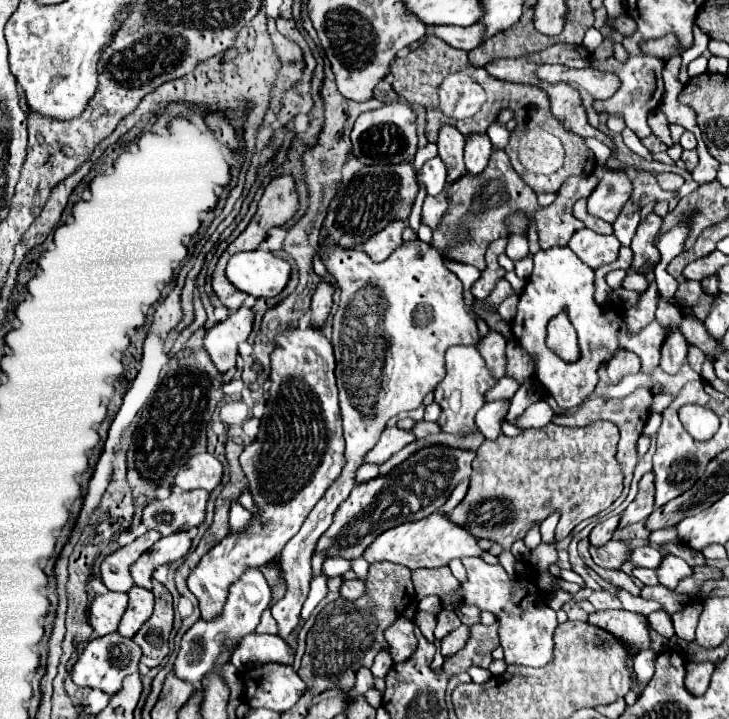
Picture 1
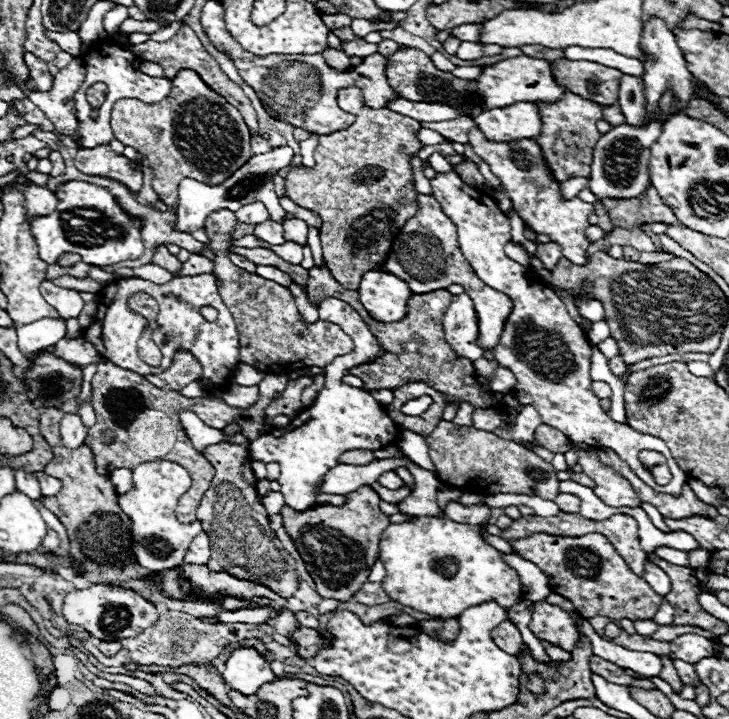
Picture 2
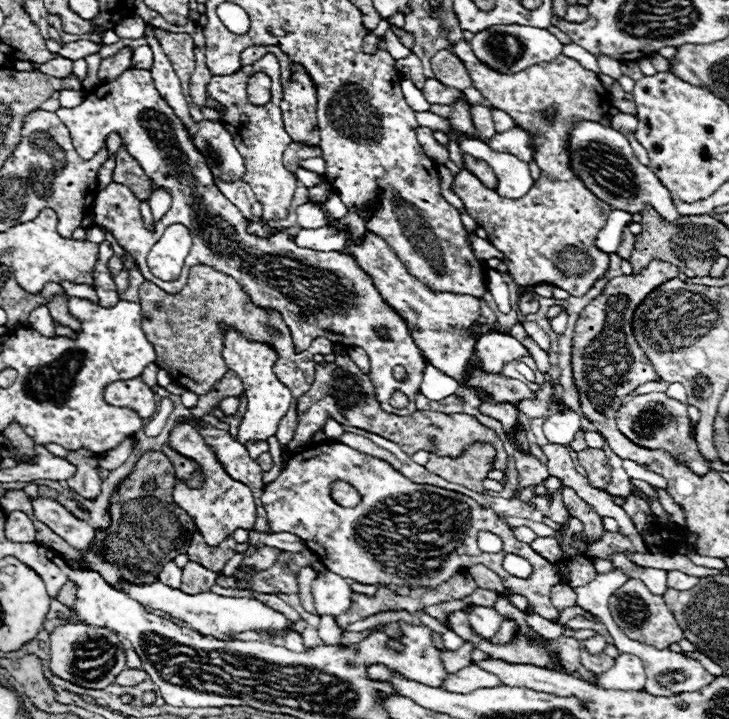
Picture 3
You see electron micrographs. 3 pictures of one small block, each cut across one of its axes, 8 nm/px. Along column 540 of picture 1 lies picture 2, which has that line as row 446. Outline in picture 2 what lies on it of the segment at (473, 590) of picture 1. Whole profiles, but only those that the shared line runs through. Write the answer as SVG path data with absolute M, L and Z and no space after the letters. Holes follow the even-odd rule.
M448 172L448 174L436 174L432 182L432 194L434 198L440 202L444 214L456 224L458 228L458 242L460 242L460 250L464 254L464 258L470 262L470 266L476 270L476 276L492 286L494 290L500 290L504 294L508 294L514 302L514 308L504 324L504 330L502 330L502 338L500 338L500 344L492 350L492 352L486 352L484 356L488 360L496 360L498 364L502 364L504 368L508 368L510 372L514 372L518 384L514 386L514 394L516 398L526 406L534 406L540 416L542 416L542 422L544 424L550 424L554 428L558 428L562 434L568 436L570 442L574 444L588 444L588 446L604 446L604 448L610 448L614 450L632 470L634 474L646 482L650 488L654 488L656 492L664 492L664 494L672 494L672 496L680 496L682 492L682 486L686 484L686 474L680 470L680 466L676 464L676 460L672 458L668 446L660 440L660 438L652 438L648 434L640 434L636 430L632 430L630 426L626 424L618 424L618 422L612 422L610 416L600 408L600 400L594 396L594 392L590 390L592 386L592 378L590 378L590 356L592 356L592 348L588 344L588 338L586 334L574 324L574 320L568 316L568 310L564 306L564 302L546 286L542 284L538 278L532 278L528 276L528 268L520 266L518 262L512 262L506 254L504 254L504 244L510 242L510 224L508 224L508 218L502 214L502 210L498 208L496 200L492 200L490 196L486 196L484 192L478 192L478 190L472 190L468 188L466 184L462 184L462 180L458 178L456 172ZM642 450L654 450L654 452L660 452L666 456L668 460L668 466L670 466L670 472L672 472L672 480L668 486L660 486L654 482L654 476L650 474L650 470L646 466L642 466L638 454Z

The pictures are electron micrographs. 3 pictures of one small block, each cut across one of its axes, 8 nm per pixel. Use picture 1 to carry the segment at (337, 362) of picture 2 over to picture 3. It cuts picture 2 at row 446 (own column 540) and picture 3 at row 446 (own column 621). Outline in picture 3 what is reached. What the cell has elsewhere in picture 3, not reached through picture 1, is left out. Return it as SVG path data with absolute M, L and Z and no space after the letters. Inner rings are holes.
M324 442L296 452L286 462L286 468L280 472L280 476L264 488L260 500L268 514L270 532L296 534L314 554L320 556L320 562L328 570L344 578L356 580L360 584L432 588L448 580L460 568L486 564L496 574L500 574L508 592L524 594L536 606L536 614L546 620L558 616L558 610L550 602L550 588L560 580L556 566L536 554L530 544L516 540L512 528L502 522L492 508L484 508L476 500L458 492L428 484L416 484L400 474L396 468L392 468L388 462L362 454L342 442ZM336 480L346 480L358 488L358 492L362 494L362 502L358 508L342 508L330 498L330 484ZM382 504L386 504L386 520L382 520L380 516L376 520L370 518L370 512L382 514L378 512ZM478 532L492 532L500 536L504 542L502 552L512 552L530 560L534 566L534 576L530 580L510 576L502 568L502 554L486 554L478 548Z

